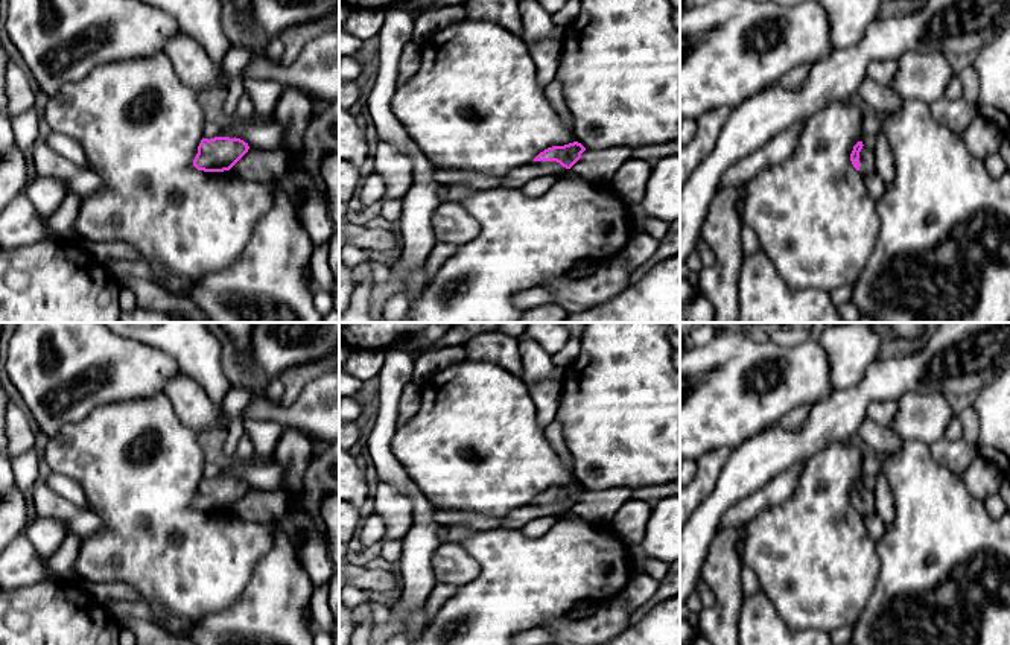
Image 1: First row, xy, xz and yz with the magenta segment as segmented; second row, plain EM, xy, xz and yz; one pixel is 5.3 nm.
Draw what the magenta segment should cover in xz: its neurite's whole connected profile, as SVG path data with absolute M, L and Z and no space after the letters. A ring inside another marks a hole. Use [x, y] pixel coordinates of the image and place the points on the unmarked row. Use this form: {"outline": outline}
{"outline": "M578 484L564 487L552 487L540 493L532 504L519 508L500 520L500 528L522 529L528 522L545 516L554 516L561 507L570 510L580 499L586 488Z"}

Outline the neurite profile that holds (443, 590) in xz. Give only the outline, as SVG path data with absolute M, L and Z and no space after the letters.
M438 583L434 590L424 596L423 605L424 605L424 615L426 615L426 624L432 621L435 613L440 610L443 602L449 599L452 595L458 592L459 586L449 584L449 583Z

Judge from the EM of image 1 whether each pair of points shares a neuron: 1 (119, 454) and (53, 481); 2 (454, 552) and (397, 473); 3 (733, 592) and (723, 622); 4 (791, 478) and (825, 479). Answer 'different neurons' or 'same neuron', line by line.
1: different neurons
2: different neurons
3: same neuron
4: different neurons

